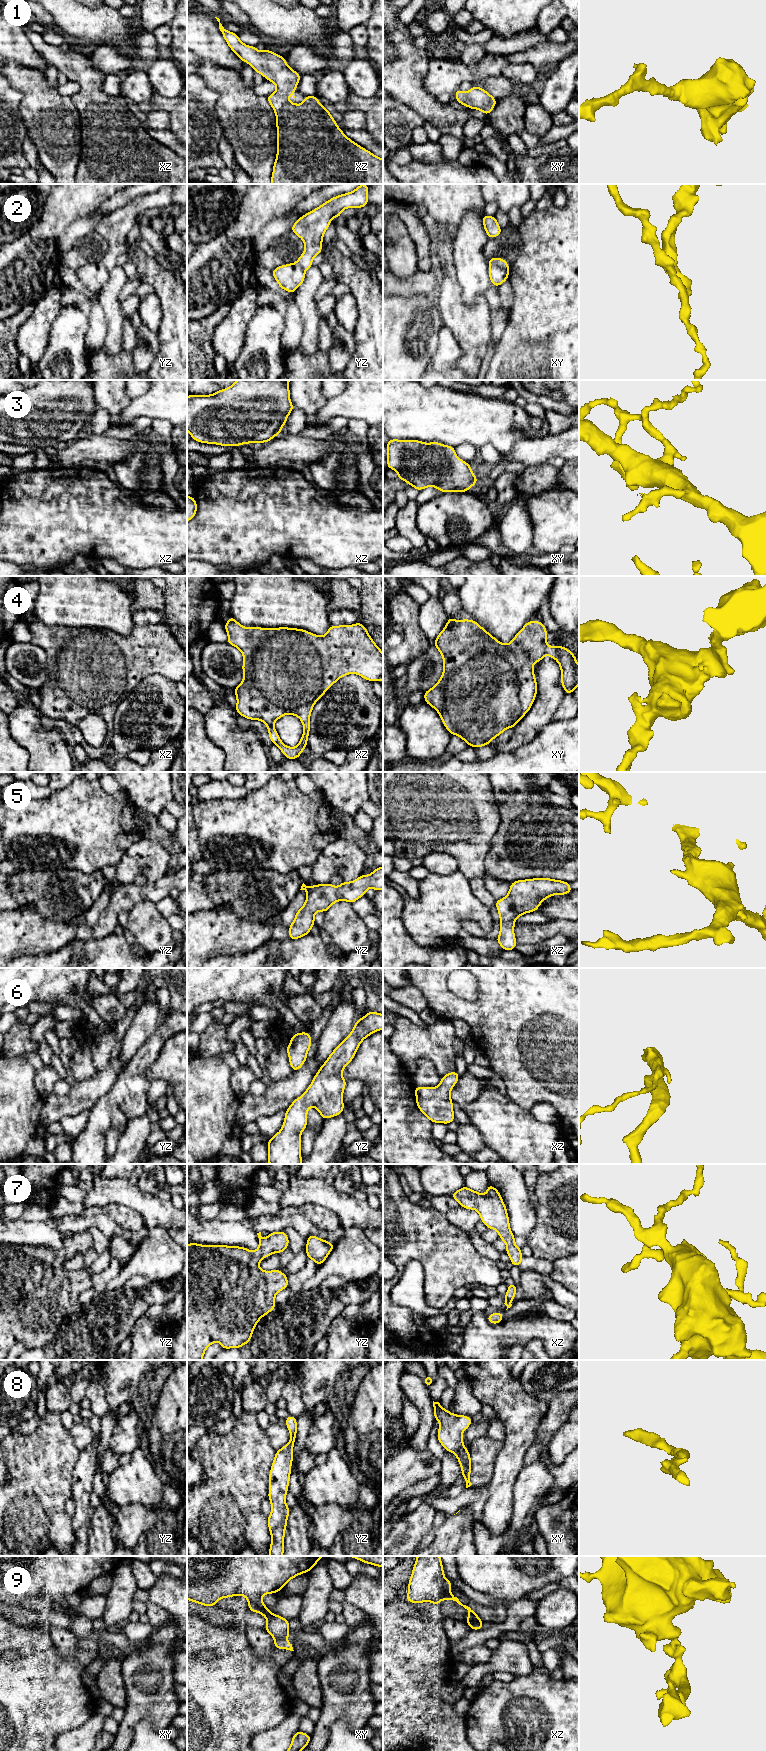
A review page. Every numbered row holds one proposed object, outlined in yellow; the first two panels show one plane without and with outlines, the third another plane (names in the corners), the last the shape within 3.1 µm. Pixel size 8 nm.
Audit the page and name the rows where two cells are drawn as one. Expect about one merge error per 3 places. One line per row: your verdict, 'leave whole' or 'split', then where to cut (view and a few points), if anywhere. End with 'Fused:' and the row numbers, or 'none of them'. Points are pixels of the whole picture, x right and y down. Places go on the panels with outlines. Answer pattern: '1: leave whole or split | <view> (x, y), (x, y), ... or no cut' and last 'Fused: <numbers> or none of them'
1: leave whole | no cut
2: leave whole | no cut
3: leave whole | no cut
4: leave whole | no cut
5: leave whole | no cut
6: leave whole | no cut
7: leave whole | no cut
8: leave whole | no cut
9: split | xy (285, 1637), (275, 1640)
Fused: 9

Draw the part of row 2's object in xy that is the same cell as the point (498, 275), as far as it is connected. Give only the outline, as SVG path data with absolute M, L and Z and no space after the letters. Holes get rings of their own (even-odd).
M493 257L488 260L489 278L491 284L499 287L508 280L510 265L502 258Z

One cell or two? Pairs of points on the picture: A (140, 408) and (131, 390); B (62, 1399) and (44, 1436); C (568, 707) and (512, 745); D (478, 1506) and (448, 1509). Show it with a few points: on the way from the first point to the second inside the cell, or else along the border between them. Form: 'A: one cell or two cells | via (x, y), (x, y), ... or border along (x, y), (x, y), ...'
A: two cells | border along (147, 390), (131, 399)
B: two cells | border along (47, 1410), (59, 1414)
C: two cells | border along (564, 696), (552, 720)
D: one cell | via (471, 1501), (460, 1501), (455, 1504)

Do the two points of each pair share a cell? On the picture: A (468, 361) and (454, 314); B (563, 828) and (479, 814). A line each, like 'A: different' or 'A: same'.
A: same
B: different

